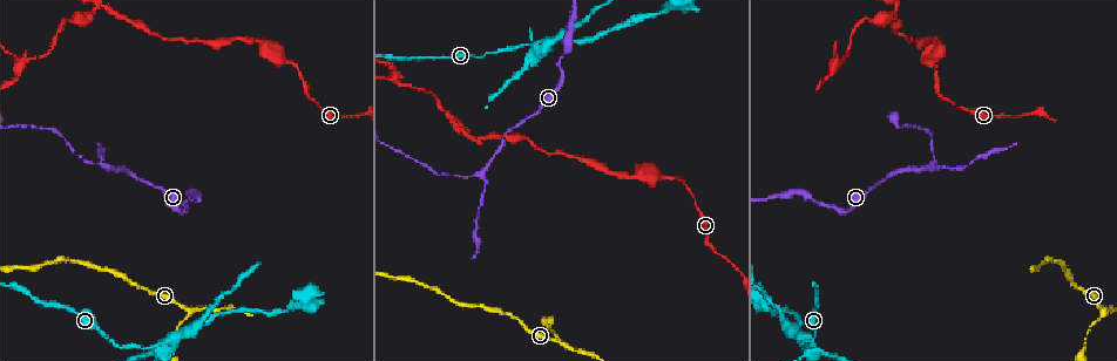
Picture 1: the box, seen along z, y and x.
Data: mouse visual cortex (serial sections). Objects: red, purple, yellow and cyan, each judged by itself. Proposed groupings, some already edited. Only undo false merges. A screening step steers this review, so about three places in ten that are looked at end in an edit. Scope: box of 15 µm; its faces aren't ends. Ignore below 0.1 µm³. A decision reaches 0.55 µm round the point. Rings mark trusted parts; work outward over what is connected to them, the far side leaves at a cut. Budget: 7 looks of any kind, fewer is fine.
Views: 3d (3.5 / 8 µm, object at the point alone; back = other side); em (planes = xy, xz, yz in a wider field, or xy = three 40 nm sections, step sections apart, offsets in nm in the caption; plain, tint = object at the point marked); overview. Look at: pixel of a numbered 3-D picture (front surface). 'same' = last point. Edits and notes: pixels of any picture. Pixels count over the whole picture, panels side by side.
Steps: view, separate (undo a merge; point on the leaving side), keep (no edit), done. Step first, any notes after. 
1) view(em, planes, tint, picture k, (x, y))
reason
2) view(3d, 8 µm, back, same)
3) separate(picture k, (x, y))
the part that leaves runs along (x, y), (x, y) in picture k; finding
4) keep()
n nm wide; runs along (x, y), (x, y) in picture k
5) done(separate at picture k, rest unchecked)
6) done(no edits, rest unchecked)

view(3d, 3.5 µm, picture 1, (793, 329))
branch point

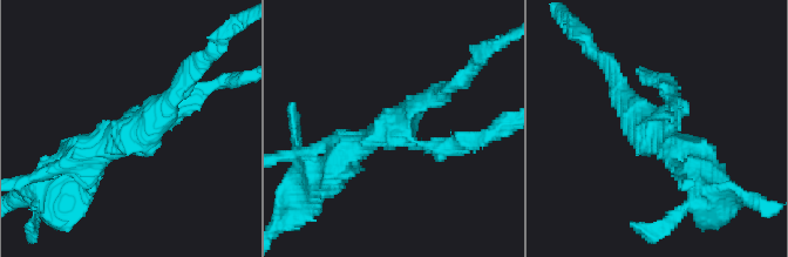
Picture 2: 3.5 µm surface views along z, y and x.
view(em, xy, step 1, tint, picture 2, (659, 128))
3 arms; arms of 250, 250, 350 nm; shape alone is not enough

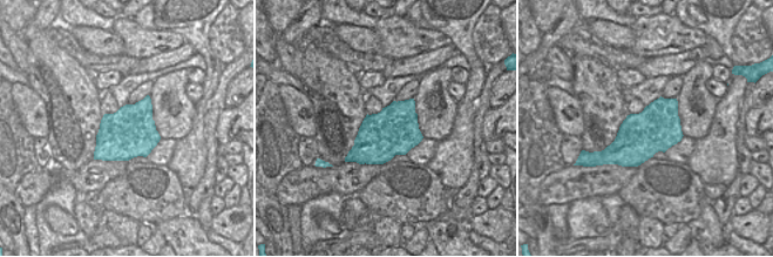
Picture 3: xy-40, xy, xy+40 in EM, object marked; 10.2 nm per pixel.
separate(picture 2, (65, 212))
two cells meet here

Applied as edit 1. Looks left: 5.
view(overview)

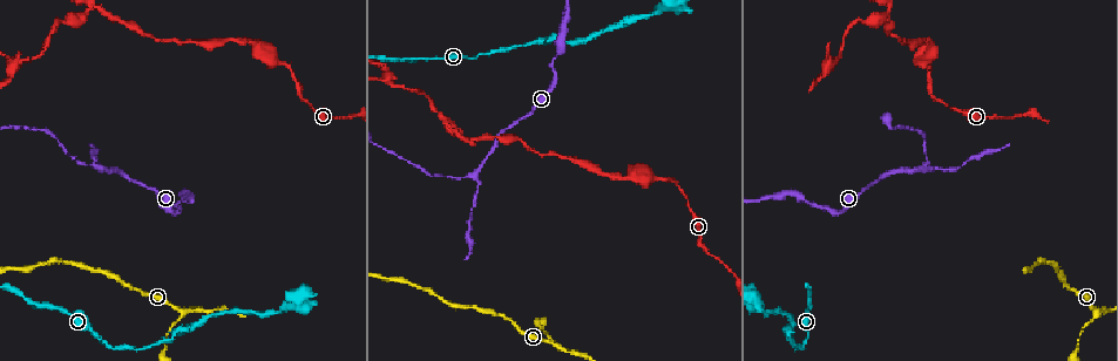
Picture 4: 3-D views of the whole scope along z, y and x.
view(3d, 3.5 µm, picture 4, (466, 140))
sharp bend

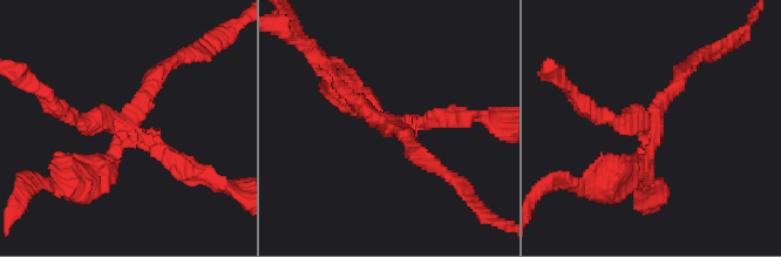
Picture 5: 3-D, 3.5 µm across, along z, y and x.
view(em, xy, step 1, tint, picture 5, (127, 139))
now the EM

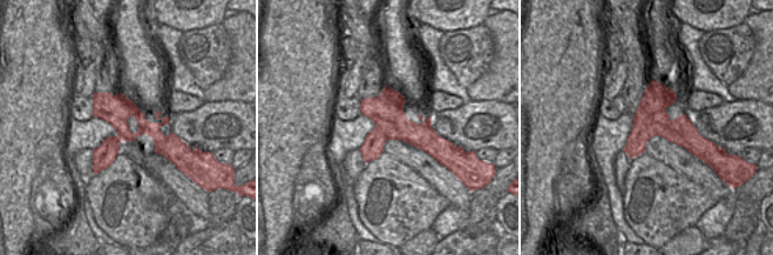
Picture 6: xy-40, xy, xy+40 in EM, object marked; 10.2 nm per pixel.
view(em, planes, tint, same)

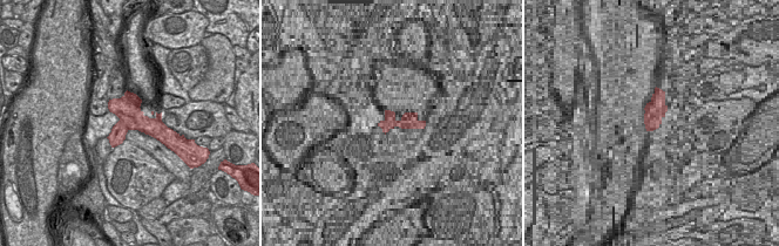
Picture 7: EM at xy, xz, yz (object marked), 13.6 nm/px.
separate(picture 5, (95, 164))
the part that leaves runs along (119, 148), (90, 184), (54, 188) in picture 5; a second cell is stuck on

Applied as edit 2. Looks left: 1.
done(separate at picture 2, separate at picture 5, rest unchecked)

